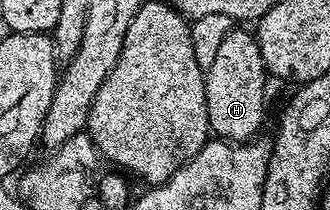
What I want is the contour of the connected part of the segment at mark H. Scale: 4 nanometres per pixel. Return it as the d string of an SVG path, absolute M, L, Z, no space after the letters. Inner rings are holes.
M232 30L229 34L225 34L225 38L221 41L221 46L217 49L217 54L213 58L213 66L205 69L203 81L205 82L205 106L207 107L207 127L218 139L228 142L250 142L260 135L259 127L263 124L263 103L267 100L267 92L263 87L269 81L269 73L267 67L263 65L263 59L259 53L259 44L255 41L254 35L250 31L239 32L239 30Z

